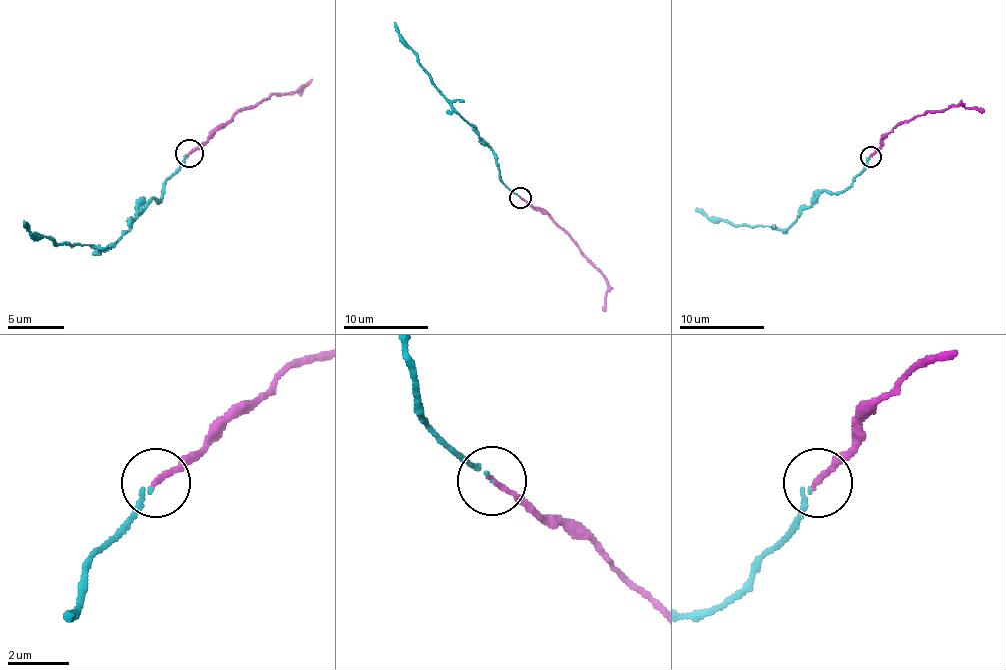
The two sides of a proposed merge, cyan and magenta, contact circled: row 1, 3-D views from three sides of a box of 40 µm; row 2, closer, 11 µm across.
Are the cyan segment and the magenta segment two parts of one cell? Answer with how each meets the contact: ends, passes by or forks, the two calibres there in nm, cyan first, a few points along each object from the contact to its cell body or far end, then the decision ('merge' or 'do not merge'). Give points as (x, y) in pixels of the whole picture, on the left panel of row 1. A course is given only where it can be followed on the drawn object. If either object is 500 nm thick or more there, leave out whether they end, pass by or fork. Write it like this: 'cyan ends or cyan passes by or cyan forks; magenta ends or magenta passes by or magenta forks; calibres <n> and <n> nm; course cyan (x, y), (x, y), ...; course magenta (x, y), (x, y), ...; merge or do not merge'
cyan ends; magenta ends; calibres 70 and 180 nm; course cyan (189, 154), (158, 202), (155, 199), (107, 249), (40, 238), (23, 221); course magenta (189, 154), (239, 112), (267, 98), (304, 86), (298, 95); merge

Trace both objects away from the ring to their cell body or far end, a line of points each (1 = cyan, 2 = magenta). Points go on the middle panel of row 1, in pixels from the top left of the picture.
1: (520, 197), (500, 176), (494, 150), (458, 112), (394, 22)
2: (520, 197), (558, 225), (607, 282), (603, 310)

